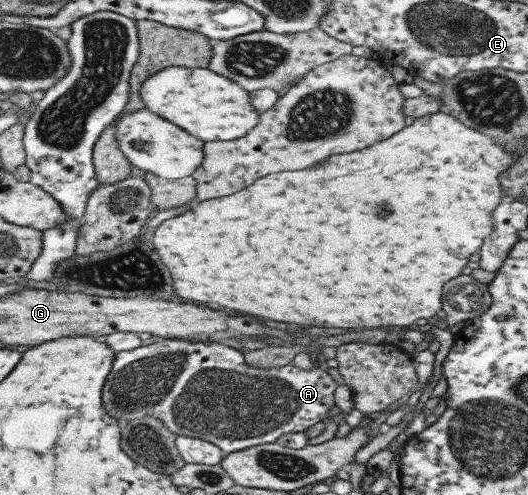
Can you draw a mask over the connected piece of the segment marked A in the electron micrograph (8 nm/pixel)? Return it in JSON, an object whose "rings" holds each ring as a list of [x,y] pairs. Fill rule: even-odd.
{"rings":[[[163,339],[159,343],[140,346],[134,350],[127,350],[117,353],[117,357],[113,362],[113,370],[109,374],[109,380],[105,384],[103,393],[103,401],[108,412],[114,415],[120,422],[122,420],[130,421],[134,418],[142,418],[144,414],[159,418],[165,422],[165,426],[178,436],[186,436],[201,439],[220,447],[224,454],[237,453],[240,450],[253,449],[254,446],[268,445],[277,443],[283,436],[290,433],[301,433],[308,430],[314,424],[322,422],[328,418],[330,408],[336,404],[334,402],[334,390],[338,388],[338,384],[334,382],[334,378],[327,371],[318,367],[308,370],[298,368],[298,366],[284,365],[282,367],[262,369],[254,368],[246,364],[244,360],[244,352],[230,345],[227,342],[194,342],[184,339]]]}

